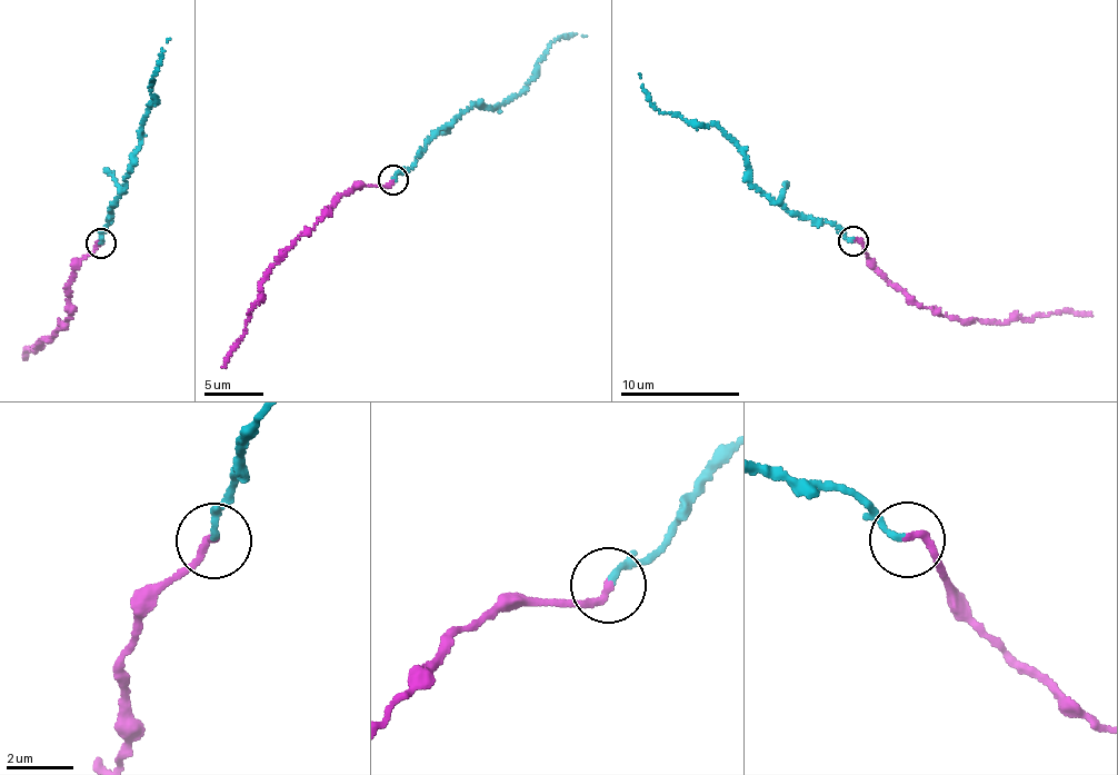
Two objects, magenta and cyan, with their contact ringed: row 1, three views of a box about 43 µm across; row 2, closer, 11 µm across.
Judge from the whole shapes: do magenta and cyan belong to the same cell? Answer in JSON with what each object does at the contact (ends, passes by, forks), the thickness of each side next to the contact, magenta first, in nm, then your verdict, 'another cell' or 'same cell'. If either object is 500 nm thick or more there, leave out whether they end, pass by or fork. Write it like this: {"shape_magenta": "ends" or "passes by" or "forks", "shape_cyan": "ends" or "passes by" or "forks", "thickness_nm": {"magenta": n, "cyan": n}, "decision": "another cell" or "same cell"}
{"shape_magenta": "ends", "shape_cyan": "ends", "thickness_nm": {"magenta": 220, "cyan": 180}, "decision": "same cell"}

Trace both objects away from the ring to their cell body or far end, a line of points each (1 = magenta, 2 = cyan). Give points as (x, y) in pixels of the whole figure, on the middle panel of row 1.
1: (392, 180), (360, 185), (301, 235), (261, 285), (239, 343), (221, 367)
2: (392, 177), (416, 162), (437, 130), (476, 106), (496, 109), (527, 89), (548, 45), (574, 33), (586, 36)

